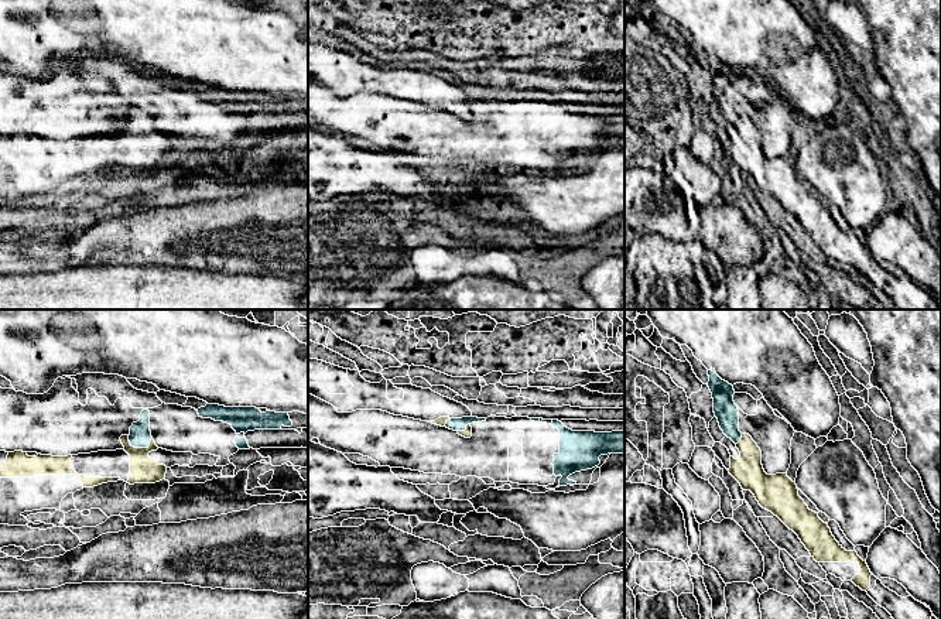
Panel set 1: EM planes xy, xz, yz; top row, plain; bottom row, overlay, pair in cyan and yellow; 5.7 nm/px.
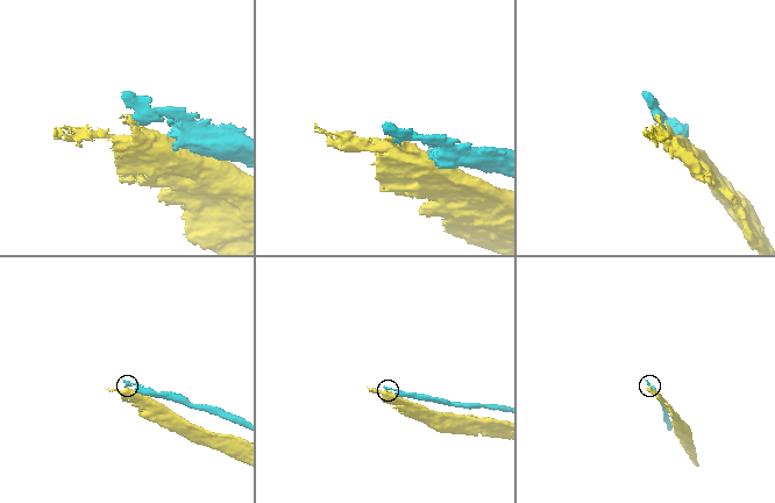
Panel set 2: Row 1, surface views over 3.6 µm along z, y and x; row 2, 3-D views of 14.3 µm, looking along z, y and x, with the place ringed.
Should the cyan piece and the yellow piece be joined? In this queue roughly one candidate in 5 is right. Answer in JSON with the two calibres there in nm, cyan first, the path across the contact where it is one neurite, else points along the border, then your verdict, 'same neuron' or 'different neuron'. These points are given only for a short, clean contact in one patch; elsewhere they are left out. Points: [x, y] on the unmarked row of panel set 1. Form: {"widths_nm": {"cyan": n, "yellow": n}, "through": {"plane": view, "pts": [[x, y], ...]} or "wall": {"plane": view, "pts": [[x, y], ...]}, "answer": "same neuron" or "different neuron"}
{"widths_nm": {"cyan": 130, "yellow": 160}, "answer": "different neuron"}

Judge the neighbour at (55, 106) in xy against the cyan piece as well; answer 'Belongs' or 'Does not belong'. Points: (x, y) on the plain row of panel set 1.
Belongs

